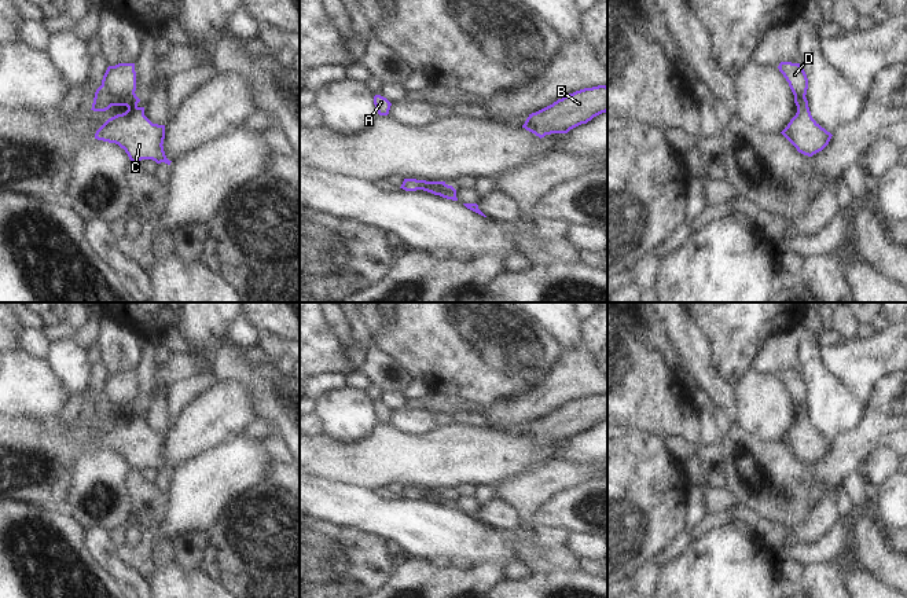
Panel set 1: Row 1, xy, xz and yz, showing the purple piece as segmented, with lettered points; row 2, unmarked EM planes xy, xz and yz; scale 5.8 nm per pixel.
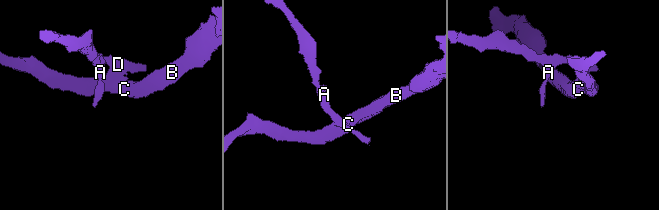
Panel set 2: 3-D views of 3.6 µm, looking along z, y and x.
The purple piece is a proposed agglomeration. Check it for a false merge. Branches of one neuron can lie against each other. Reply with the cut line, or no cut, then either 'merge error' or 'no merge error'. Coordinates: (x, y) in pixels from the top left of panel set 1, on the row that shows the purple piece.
cut in xy along (101, 85), (112, 98), (133, 94); merge error

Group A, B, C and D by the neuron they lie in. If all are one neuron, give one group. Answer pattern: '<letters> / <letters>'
A D / B C

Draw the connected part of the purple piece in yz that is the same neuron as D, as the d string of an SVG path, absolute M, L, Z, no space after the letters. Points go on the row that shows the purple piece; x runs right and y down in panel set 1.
M781 62L778 69L789 82L794 96L807 95L808 78L800 63Z

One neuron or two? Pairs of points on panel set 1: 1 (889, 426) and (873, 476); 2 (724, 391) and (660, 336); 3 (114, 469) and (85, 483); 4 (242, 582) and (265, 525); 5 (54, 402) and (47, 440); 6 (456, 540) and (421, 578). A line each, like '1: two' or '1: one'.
1: two
2: two
3: one
4: one
5: two
6: two

